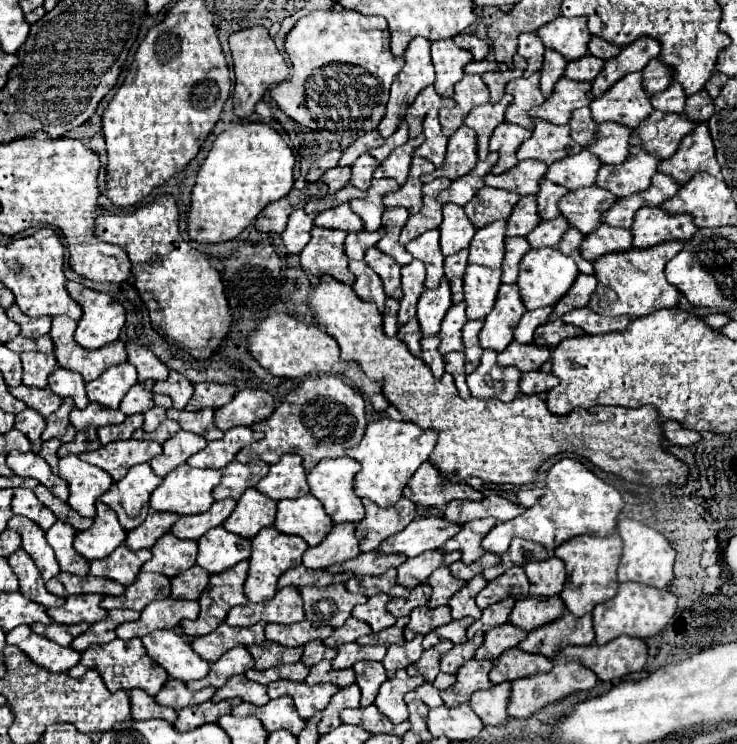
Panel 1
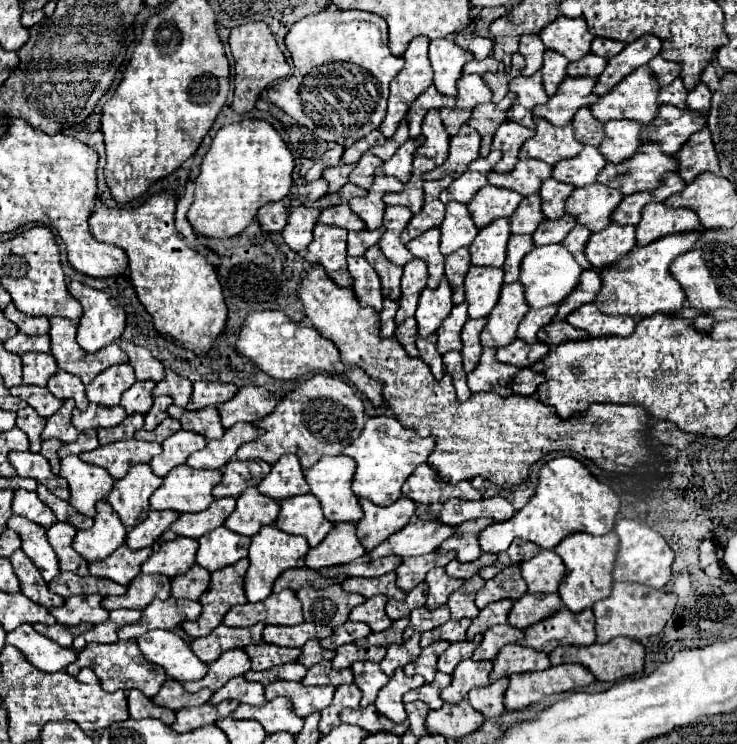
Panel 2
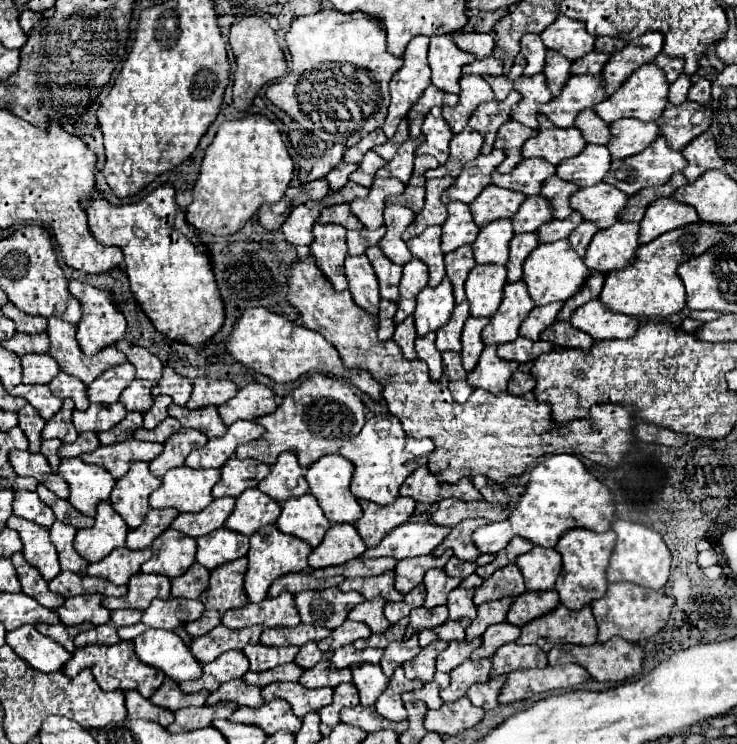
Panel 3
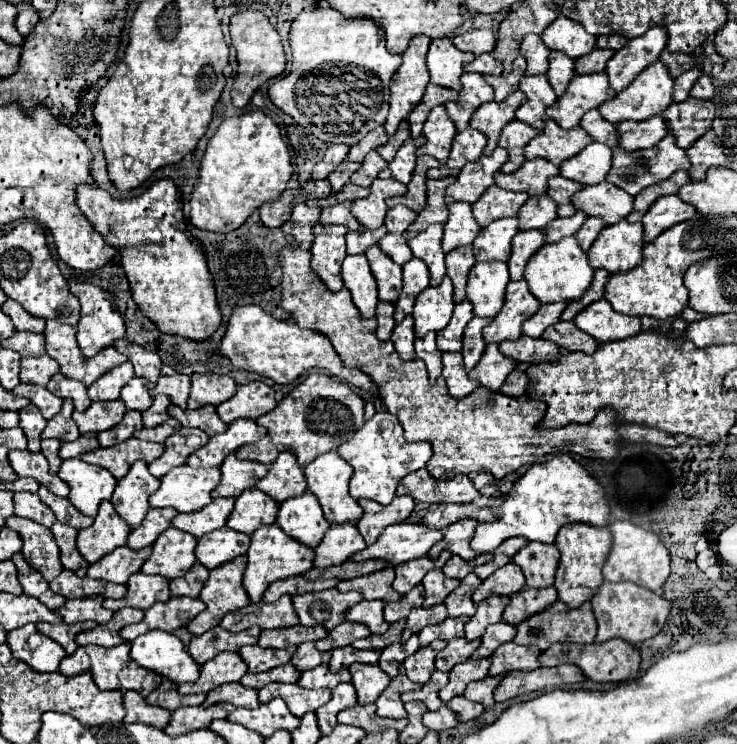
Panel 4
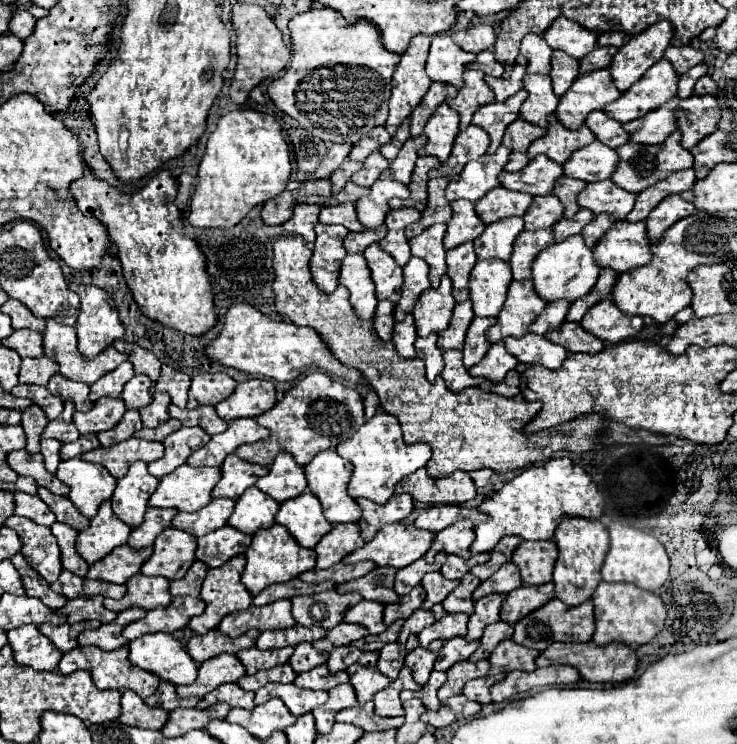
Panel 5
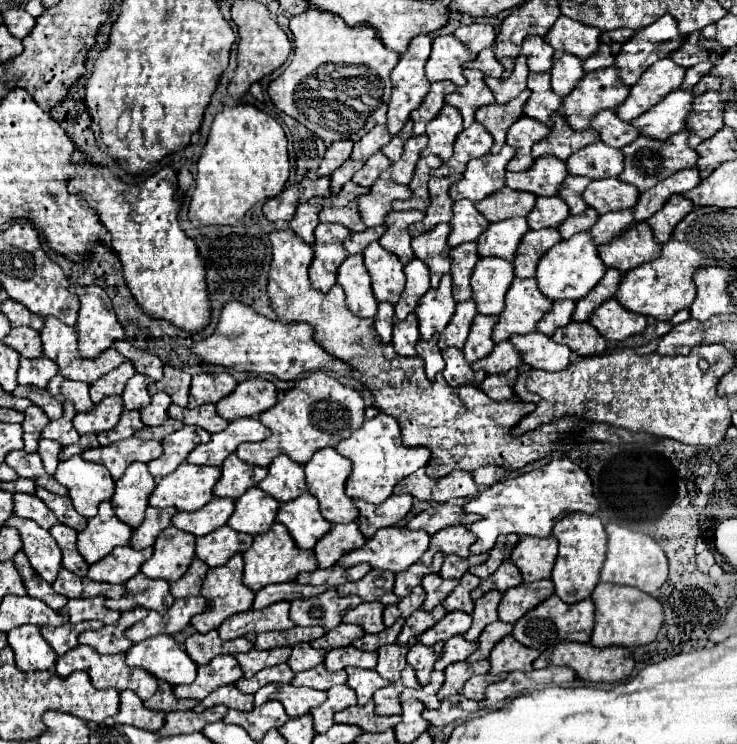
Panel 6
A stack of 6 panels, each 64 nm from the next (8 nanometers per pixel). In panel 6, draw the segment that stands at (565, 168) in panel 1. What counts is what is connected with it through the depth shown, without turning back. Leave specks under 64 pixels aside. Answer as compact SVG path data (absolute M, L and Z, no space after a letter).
M594 142L586 148L576 150L568 160L568 174L586 176L590 180L602 180L618 176L624 168L624 154L618 148L606 146L604 142Z

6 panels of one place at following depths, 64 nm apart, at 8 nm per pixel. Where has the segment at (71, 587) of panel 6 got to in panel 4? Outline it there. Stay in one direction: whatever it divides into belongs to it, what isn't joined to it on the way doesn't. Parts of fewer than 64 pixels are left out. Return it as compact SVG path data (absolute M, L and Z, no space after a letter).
M62 570L52 582L50 582L50 590L56 594L62 594L64 598L80 598L86 596L86 588L84 588L84 578L78 578L74 572L70 570Z

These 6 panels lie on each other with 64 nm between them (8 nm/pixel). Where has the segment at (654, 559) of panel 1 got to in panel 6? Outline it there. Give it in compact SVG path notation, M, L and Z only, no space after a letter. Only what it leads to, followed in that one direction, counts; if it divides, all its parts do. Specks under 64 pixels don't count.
M614 522L606 526L606 532L608 532L608 552L606 552L602 572L600 572L600 580L612 582L612 584L636 586L646 594L656 594L656 590L668 578L668 560L666 560L664 550L658 546L658 542L642 532L628 530Z

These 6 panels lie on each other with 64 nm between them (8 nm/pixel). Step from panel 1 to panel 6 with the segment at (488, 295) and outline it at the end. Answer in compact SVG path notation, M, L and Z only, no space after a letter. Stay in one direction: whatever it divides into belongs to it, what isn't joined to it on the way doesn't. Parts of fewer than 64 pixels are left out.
M480 258L472 272L472 298L478 314L498 316L504 308L504 296L514 280L514 266L508 260Z

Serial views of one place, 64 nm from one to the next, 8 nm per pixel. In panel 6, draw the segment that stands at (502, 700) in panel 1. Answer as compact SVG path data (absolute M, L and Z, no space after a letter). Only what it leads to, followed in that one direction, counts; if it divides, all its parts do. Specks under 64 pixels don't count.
M484 674L484 676L472 676L466 684L464 684L464 690L462 690L462 694L466 696L466 698L470 698L470 700L476 700L476 702L482 702L486 696L486 686L488 684L492 684L492 682L500 682L500 680L504 680L506 678L506 674L498 674L498 676L494 676L494 674Z

